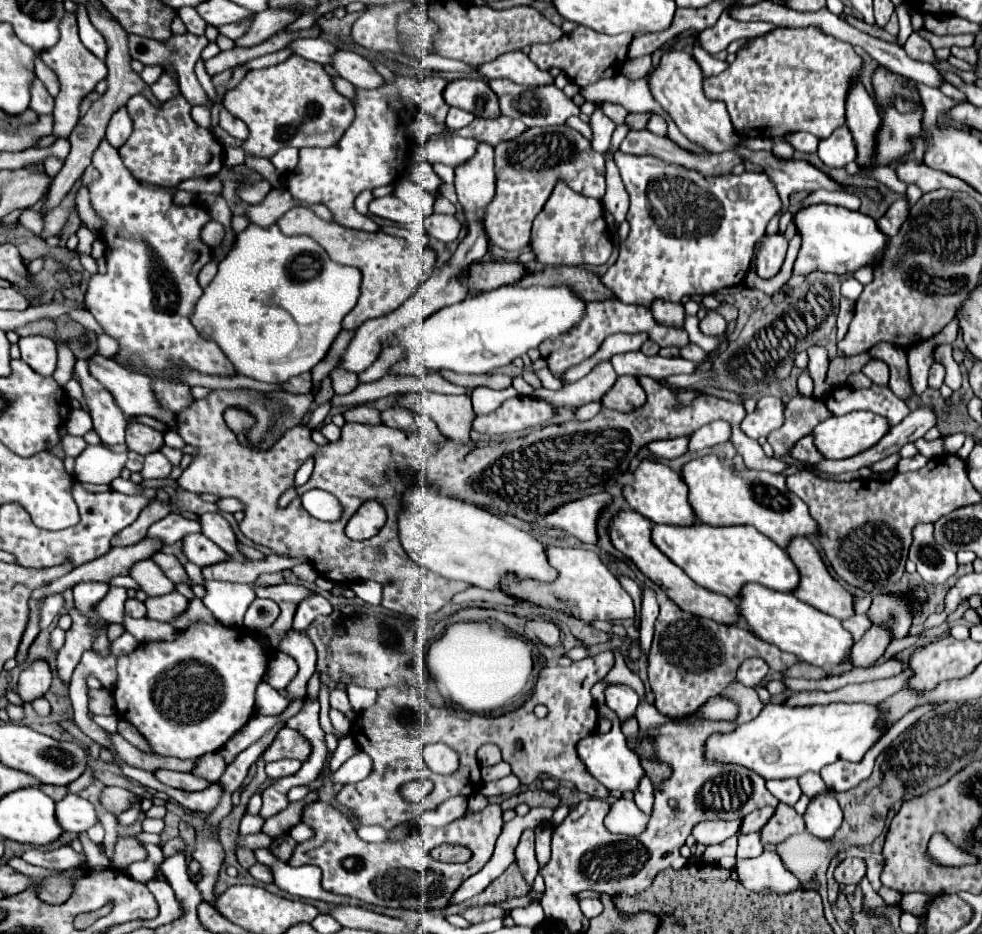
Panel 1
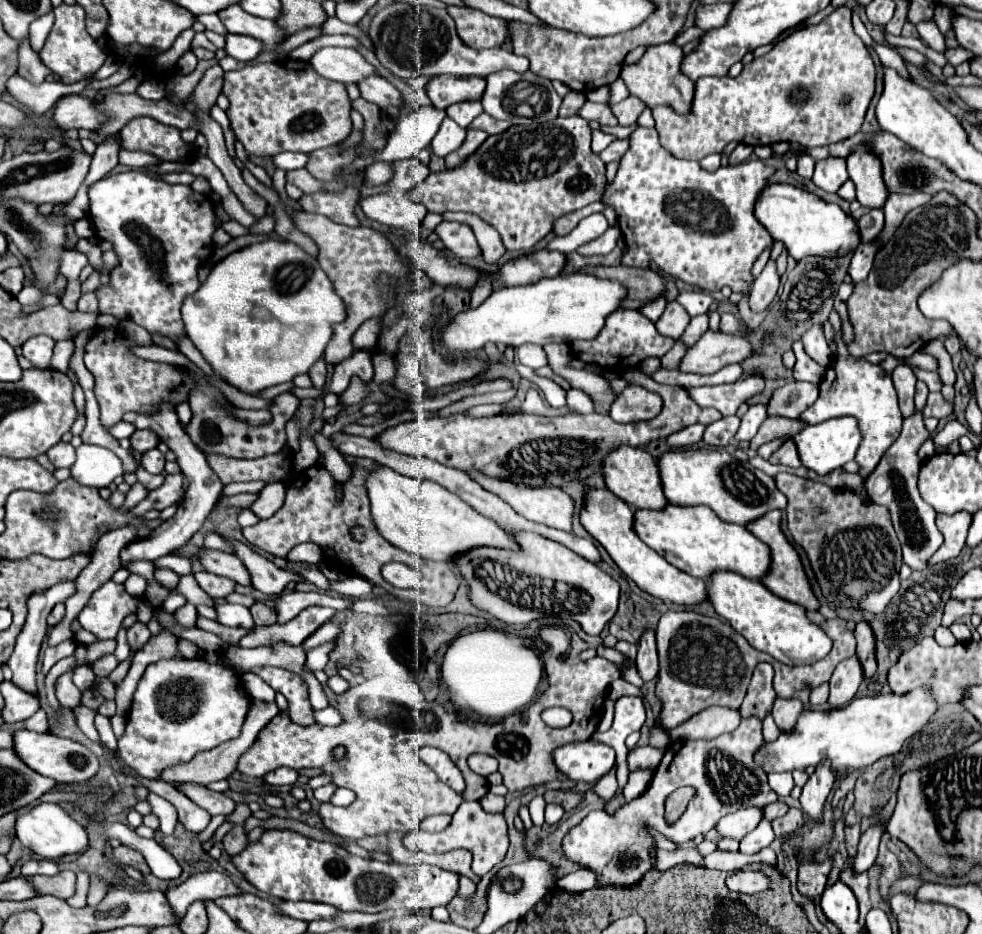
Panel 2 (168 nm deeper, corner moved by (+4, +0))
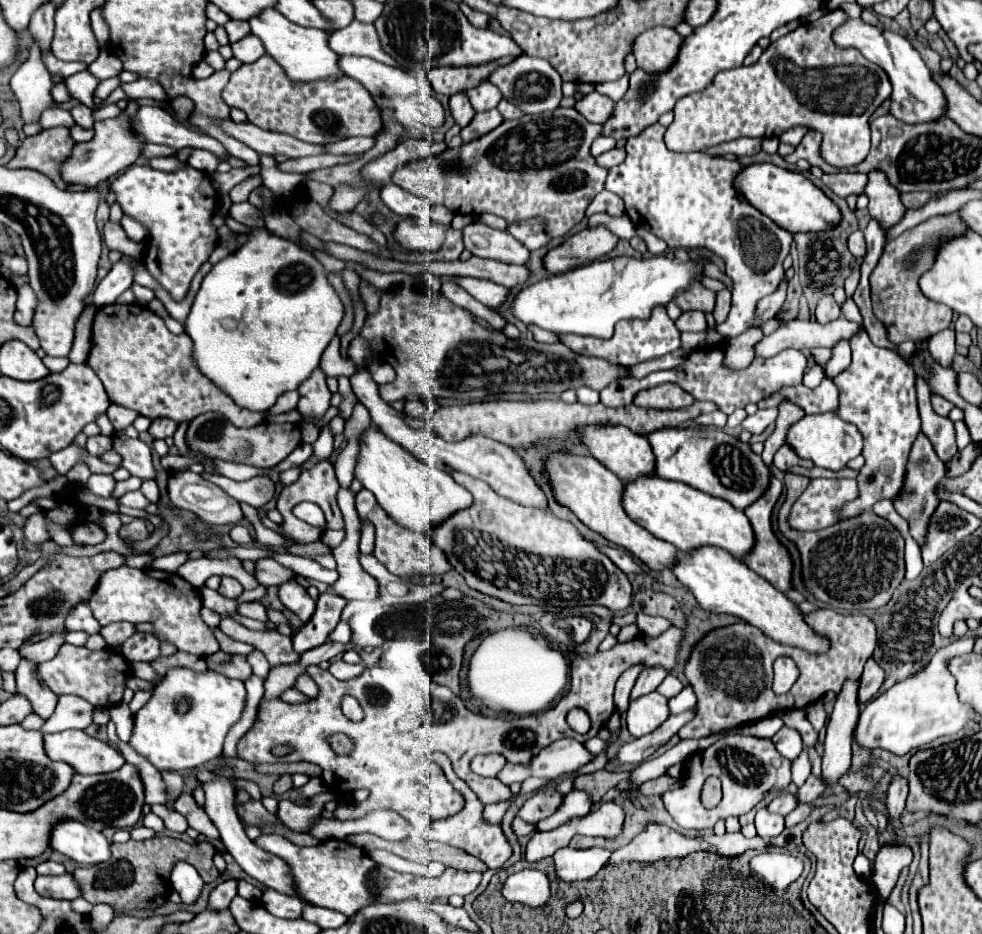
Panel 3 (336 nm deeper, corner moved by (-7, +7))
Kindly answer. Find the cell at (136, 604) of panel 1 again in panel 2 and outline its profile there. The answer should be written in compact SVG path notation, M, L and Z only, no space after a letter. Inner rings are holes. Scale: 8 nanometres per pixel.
M136 622L128 632L126 632L126 638L128 638L128 646L130 646L130 650L140 650L148 640L150 640L150 630L144 626L144 624L140 624L140 622Z

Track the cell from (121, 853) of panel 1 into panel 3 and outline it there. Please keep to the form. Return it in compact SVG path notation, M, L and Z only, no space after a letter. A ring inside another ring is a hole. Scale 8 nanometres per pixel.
M153 837L145 841L113 843L113 853L107 863L79 867L73 871L73 877L89 903L109 903L113 909L133 909L133 907L157 907L165 901L169 893L169 871L175 861L191 863L205 883L215 881L219 871L213 865L215 847L211 841L185 843L173 837Z

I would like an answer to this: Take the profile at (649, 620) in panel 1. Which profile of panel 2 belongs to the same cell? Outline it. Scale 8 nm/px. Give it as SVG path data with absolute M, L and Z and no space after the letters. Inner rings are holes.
M646 630L640 644L638 644L636 668L638 668L638 674L644 682L654 680L658 676L658 652L656 652L656 640L654 640L652 630Z

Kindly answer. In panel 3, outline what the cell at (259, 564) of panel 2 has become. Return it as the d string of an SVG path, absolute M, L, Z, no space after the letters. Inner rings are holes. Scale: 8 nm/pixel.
M297 579L285 581L285 585L279 585L279 599L281 603L299 615L299 619L305 623L315 611L315 601L309 597L307 589L303 589Z

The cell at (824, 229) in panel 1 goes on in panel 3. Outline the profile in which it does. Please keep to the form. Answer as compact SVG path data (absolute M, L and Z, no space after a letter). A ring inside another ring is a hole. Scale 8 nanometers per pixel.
M771 163L749 165L737 177L737 189L741 191L743 197L747 197L751 205L755 205L755 209L765 213L771 221L781 225L781 229L793 235L795 233L821 233L841 221L841 211L837 209L837 205L819 187L815 187L805 175L797 171L787 171Z

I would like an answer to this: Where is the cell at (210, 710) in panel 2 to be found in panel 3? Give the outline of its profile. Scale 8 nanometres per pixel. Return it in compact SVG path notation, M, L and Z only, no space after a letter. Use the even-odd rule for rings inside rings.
M171 667L157 683L147 705L135 713L129 745L153 763L159 771L195 769L223 755L227 731L241 719L247 703L243 681L207 669L205 673L189 667Z

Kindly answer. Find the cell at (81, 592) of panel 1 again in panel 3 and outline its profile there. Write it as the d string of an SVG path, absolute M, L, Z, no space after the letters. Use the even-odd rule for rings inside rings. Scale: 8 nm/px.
M117 567L109 569L101 575L99 585L89 601L93 617L99 625L109 625L115 621L131 621L131 623L145 623L151 621L159 639L167 639L177 645L179 651L189 651L199 657L211 655L219 651L219 643L213 631L201 621L201 593L191 583L187 583L177 573L155 571L155 569L131 569L131 567Z

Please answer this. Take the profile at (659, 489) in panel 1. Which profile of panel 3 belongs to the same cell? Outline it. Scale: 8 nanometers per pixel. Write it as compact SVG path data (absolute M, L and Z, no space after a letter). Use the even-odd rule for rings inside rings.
M591 425L591 427L581 427L579 431L581 441L589 447L591 455L601 461L605 467L609 467L623 483L633 483L639 477L649 477L655 475L655 455L653 449L647 441L647 437L633 433L631 429L623 425Z

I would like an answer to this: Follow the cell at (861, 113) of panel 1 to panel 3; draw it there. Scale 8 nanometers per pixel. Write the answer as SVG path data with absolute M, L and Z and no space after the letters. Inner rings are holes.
M875 169L867 177L869 181L865 185L865 195L869 197L869 213L887 231L905 213L905 207L901 203L901 193L897 193L897 189L889 185L889 179L881 169Z

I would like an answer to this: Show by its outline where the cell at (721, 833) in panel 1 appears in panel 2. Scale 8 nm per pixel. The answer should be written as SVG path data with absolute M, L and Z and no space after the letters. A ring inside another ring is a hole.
M744 808L744 810L738 810L734 814L728 814L724 816L718 824L716 824L716 832L724 838L724 836L730 836L730 838L736 838L736 840L742 840L750 830L754 830L760 820L762 820L762 808Z

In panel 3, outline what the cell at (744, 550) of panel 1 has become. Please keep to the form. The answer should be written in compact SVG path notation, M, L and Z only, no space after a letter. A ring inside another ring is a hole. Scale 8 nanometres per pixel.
M641 477L635 483L625 485L623 509L637 525L675 545L685 555L689 555L693 549L711 545L729 551L737 559L743 559L753 551L755 545L751 523L743 511L737 511L731 503L697 491L685 483L659 477Z

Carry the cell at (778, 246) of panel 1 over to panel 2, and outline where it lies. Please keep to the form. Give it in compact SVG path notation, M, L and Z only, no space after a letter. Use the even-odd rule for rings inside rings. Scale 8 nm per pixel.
M768 260L766 268L762 270L762 274L756 278L752 294L750 294L750 310L752 312L766 312L768 306L774 302L776 292L780 286L780 278L776 274L776 262Z

